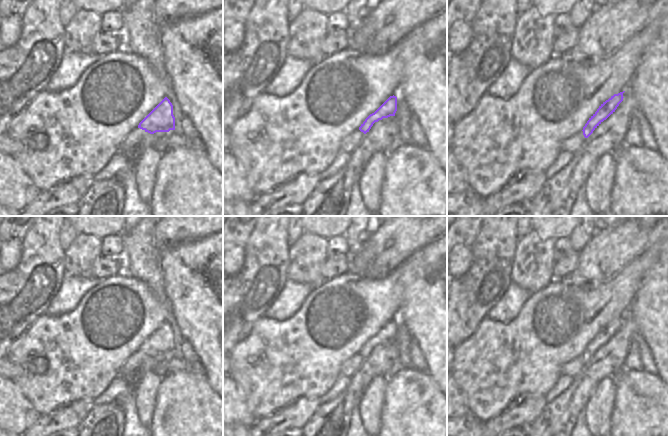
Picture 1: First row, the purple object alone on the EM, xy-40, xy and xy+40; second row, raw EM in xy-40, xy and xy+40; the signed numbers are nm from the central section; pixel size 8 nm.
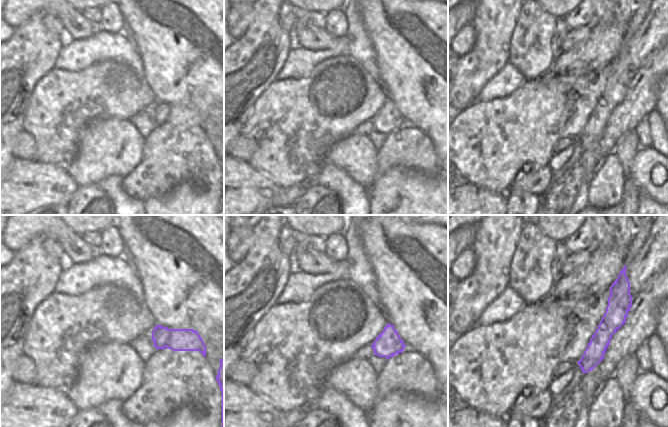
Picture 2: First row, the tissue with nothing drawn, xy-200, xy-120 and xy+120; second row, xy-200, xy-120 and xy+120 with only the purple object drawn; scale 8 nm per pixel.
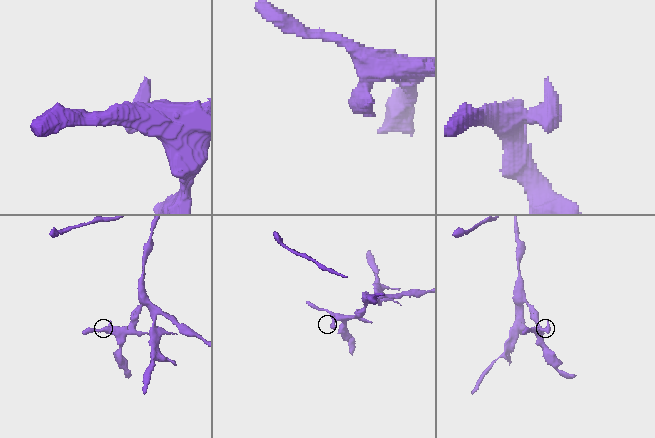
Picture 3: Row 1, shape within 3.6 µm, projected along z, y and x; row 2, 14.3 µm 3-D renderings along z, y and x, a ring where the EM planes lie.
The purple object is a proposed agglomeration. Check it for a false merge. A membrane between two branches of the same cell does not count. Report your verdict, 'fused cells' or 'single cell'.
fused cells

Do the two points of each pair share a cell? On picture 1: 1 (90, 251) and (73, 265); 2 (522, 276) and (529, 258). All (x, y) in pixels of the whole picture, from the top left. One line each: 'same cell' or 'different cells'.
1: same cell
2: same cell

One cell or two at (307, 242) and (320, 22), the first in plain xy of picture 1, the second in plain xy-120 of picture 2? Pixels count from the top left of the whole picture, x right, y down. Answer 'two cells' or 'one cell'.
one cell

